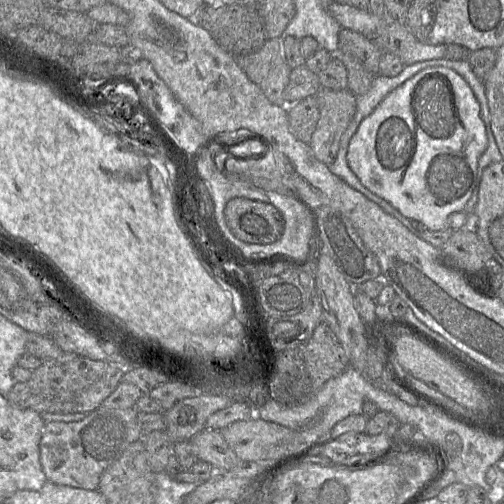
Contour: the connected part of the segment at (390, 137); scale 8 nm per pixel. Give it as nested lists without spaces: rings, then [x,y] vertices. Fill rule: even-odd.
[[[429,67],[421,70],[401,86],[388,94],[378,107],[358,127],[350,140],[347,161],[350,169],[360,182],[372,193],[389,202],[407,218],[417,220],[429,230],[438,231],[447,228],[447,220],[451,213],[463,211],[474,189],[477,176],[478,161],[488,145],[485,125],[480,117],[480,105],[468,83],[455,71],[445,67]]]

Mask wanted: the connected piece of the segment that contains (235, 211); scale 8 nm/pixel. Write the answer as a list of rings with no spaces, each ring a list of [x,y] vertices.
[[[235,197],[227,202],[224,216],[234,236],[250,244],[274,243],[285,230],[284,216],[271,203]]]

